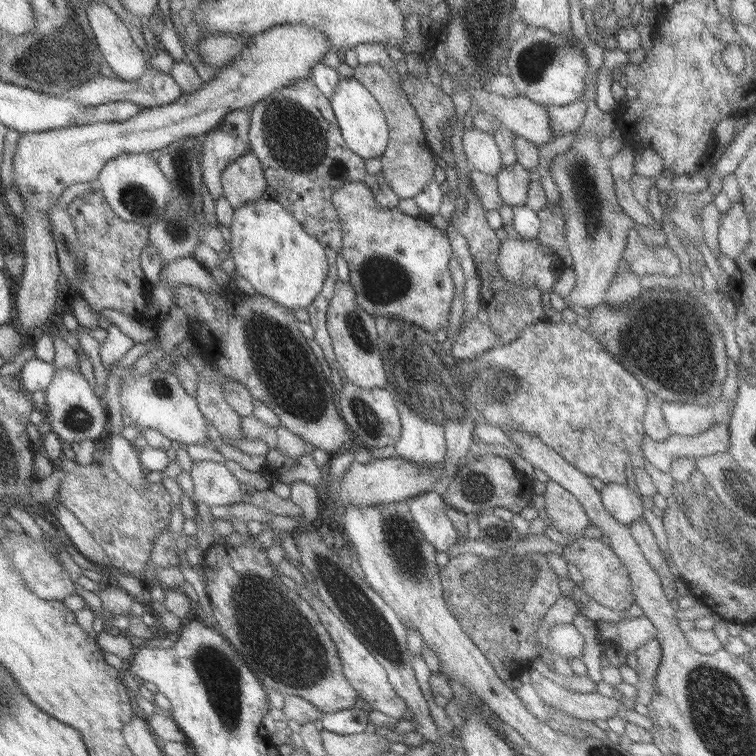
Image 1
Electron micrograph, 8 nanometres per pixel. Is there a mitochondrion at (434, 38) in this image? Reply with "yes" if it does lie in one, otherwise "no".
no

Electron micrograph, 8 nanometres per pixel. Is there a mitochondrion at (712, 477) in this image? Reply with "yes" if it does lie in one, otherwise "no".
no

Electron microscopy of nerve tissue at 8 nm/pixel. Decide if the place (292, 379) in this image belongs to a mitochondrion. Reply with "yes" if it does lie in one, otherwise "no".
yes

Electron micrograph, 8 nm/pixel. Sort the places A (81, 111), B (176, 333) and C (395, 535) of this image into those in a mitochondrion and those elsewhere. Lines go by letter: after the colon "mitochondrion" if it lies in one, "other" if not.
A: other
B: other
C: mitochondrion

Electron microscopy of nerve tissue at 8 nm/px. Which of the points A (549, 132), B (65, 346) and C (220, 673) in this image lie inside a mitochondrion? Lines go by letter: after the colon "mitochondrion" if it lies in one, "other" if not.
A: other
B: other
C: mitochondrion

